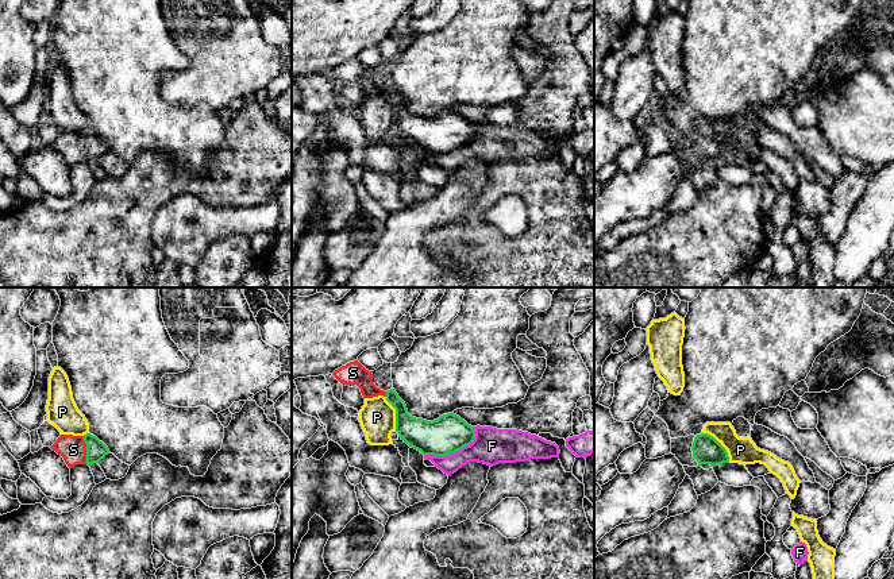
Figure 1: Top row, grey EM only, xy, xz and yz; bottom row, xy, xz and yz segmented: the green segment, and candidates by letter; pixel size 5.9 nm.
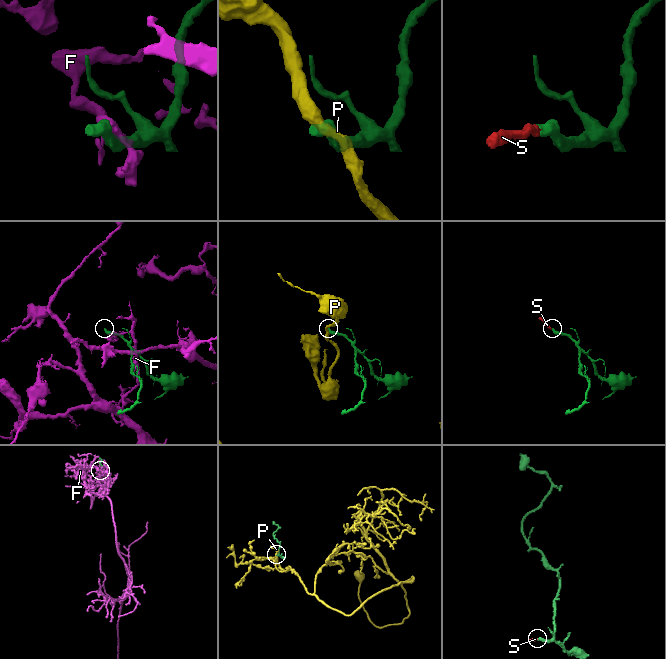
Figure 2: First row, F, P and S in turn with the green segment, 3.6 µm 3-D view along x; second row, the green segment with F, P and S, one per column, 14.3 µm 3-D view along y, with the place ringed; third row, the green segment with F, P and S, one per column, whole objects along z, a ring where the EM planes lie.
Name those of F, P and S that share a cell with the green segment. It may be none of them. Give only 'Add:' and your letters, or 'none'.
Add: S

